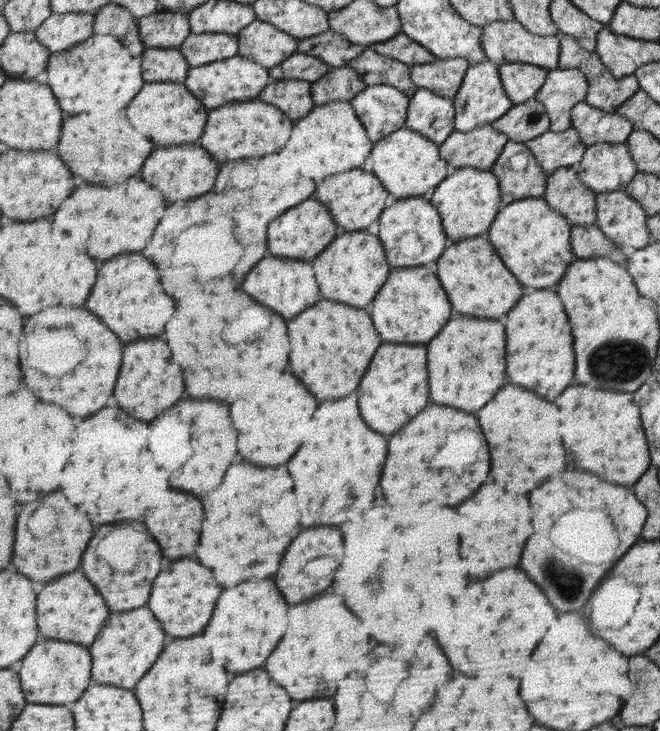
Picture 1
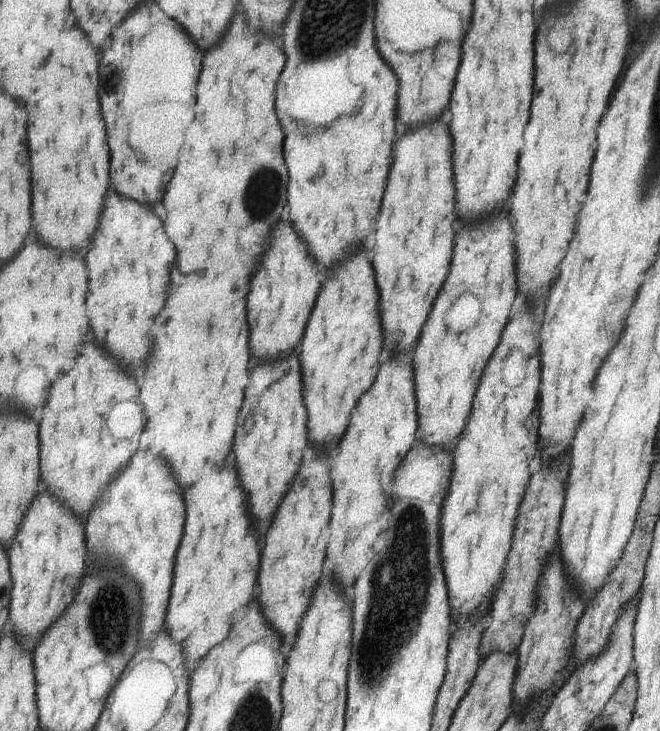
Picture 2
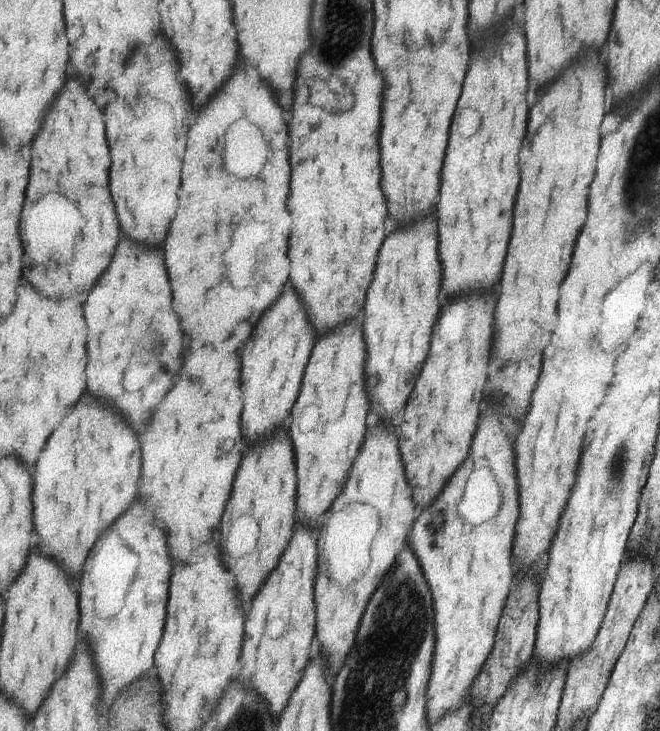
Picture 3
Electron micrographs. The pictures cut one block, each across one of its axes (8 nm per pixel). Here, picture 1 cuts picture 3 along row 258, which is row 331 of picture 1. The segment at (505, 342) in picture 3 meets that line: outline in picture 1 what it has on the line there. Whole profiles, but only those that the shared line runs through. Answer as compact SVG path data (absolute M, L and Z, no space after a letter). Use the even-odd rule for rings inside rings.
M535 290L533 294L525 294L513 314L509 314L505 328L509 334L507 362L511 382L527 386L527 389L553 402L575 378L573 334L563 300L551 290Z

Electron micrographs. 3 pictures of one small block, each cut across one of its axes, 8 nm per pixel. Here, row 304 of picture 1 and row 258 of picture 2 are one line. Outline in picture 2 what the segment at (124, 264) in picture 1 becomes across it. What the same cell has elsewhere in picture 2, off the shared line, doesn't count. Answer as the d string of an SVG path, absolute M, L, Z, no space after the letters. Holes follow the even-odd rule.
M115 192L105 202L101 228L97 230L87 262L89 262L89 318L93 318L95 342L101 342L113 358L129 362L129 370L137 370L153 350L151 328L155 318L167 304L167 290L171 282L171 266L177 258L173 242L165 234L163 220L153 208L135 200L123 198Z

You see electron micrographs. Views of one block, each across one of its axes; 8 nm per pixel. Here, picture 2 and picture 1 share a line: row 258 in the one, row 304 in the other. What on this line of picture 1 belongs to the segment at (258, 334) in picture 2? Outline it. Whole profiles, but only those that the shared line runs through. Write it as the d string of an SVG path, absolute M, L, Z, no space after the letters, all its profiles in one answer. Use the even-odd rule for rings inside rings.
M267 256L263 258L249 274L249 278L243 282L243 290L249 292L257 302L277 310L283 318L291 320L309 306L317 304L323 298L320 292L320 283L315 278L315 268L311 262L297 262L293 258L281 256Z

